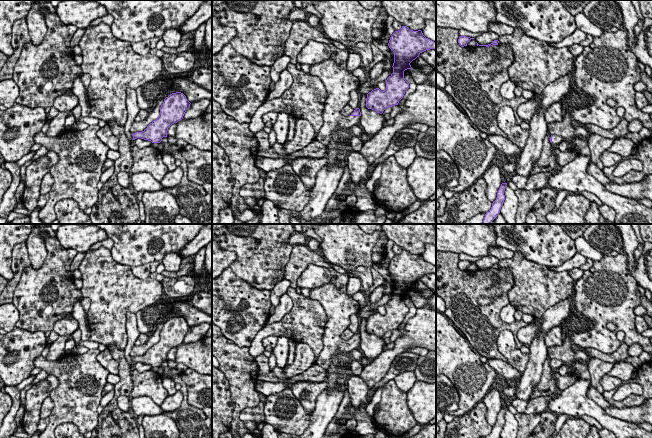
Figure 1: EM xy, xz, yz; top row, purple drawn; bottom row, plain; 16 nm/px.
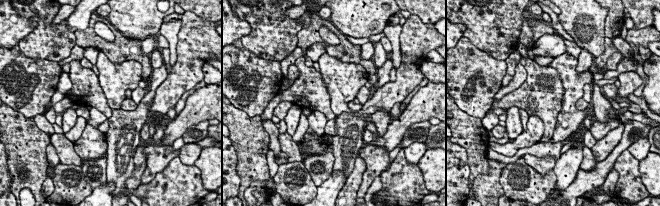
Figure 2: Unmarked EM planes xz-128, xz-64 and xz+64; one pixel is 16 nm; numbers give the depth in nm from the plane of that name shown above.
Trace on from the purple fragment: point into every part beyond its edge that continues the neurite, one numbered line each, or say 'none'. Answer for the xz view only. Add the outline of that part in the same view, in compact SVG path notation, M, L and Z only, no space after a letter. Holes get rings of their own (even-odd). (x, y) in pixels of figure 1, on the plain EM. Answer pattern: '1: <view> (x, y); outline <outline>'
1: xz (338, 306); outline M330 283L312 288L309 297L320 302L327 316L324 347L317 358L317 365L327 370L338 352L348 353L359 349L360 340L345 341L340 336L350 325L350 316L360 312L360 304Z

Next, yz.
1: yz (556, 364); outline M552 359L552 368L558 370L563 365L563 362L558 359Z

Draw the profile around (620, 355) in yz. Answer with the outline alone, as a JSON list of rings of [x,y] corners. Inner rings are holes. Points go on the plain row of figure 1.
[[[622,341],[618,349],[611,354],[603,353],[595,348],[585,348],[584,350],[590,357],[595,357],[609,363],[625,362],[625,360],[630,357],[628,354],[628,346],[624,343],[624,341]]]

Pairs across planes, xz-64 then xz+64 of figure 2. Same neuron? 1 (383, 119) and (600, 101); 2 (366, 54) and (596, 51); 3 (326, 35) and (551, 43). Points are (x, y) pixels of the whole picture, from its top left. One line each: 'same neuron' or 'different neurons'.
1: same neuron
2: different neurons
3: same neuron

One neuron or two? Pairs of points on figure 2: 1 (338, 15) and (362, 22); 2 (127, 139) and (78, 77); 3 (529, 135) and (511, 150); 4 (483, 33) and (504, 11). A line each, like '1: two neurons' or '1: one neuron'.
1: one neuron
2: two neurons
3: one neuron
4: one neuron

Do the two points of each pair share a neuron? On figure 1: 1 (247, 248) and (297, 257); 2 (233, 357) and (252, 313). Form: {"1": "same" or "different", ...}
{"1": "different", "2": "different"}

